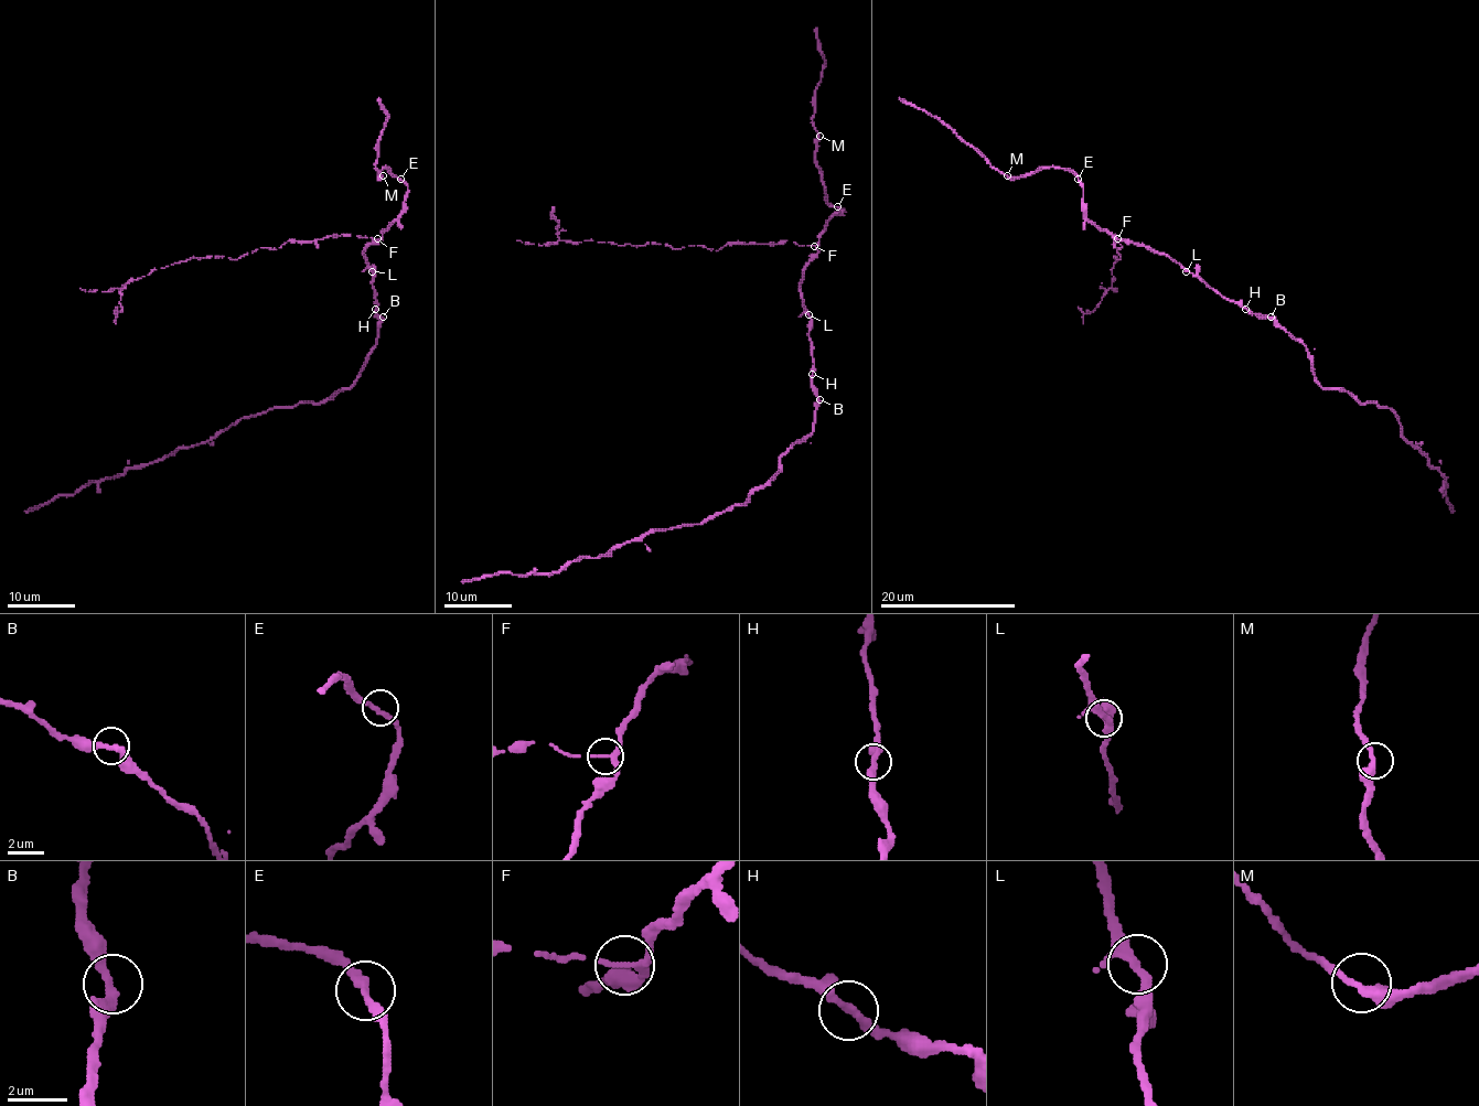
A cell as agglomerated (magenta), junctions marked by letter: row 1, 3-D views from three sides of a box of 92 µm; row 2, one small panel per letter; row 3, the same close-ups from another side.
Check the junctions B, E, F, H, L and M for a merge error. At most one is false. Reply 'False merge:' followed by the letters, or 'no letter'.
False merge: F

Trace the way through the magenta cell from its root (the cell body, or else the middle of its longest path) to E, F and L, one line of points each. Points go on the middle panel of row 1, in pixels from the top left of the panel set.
E: (812, 384), (811, 318), (802, 303), (801, 282), (804, 267), (817, 253), (824, 225), (844, 212), (837, 206)
F: (812, 384), (811, 318), (802, 303), (801, 282), (804, 267), (817, 253), (814, 246)
L: (812, 384), (814, 358), (808, 314)

